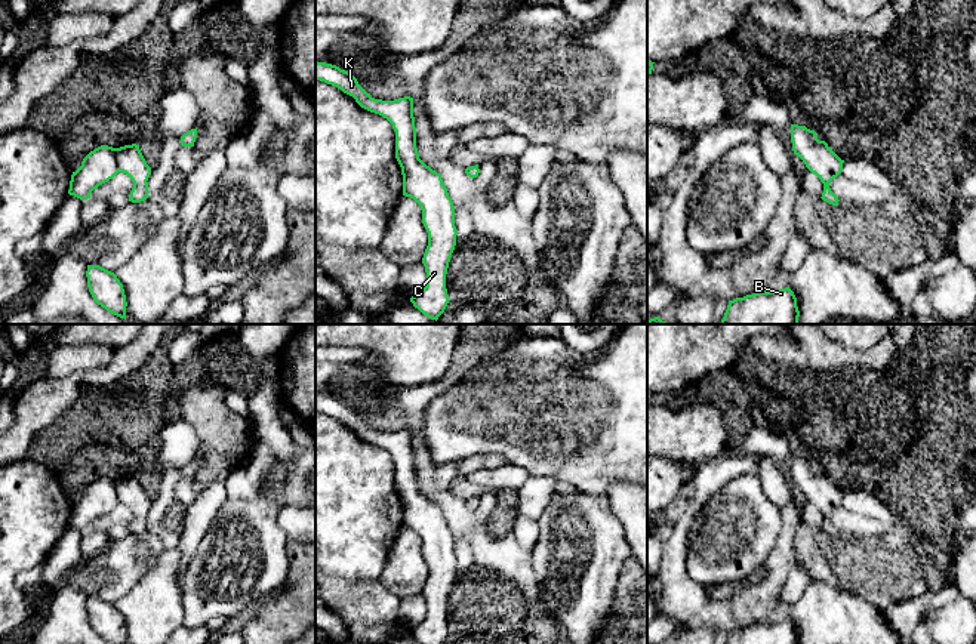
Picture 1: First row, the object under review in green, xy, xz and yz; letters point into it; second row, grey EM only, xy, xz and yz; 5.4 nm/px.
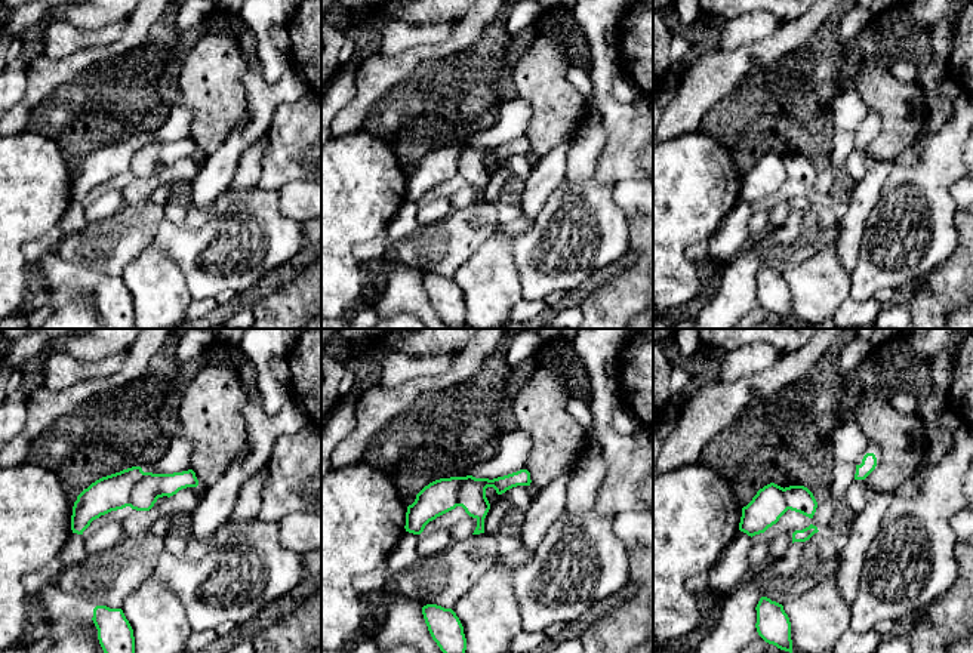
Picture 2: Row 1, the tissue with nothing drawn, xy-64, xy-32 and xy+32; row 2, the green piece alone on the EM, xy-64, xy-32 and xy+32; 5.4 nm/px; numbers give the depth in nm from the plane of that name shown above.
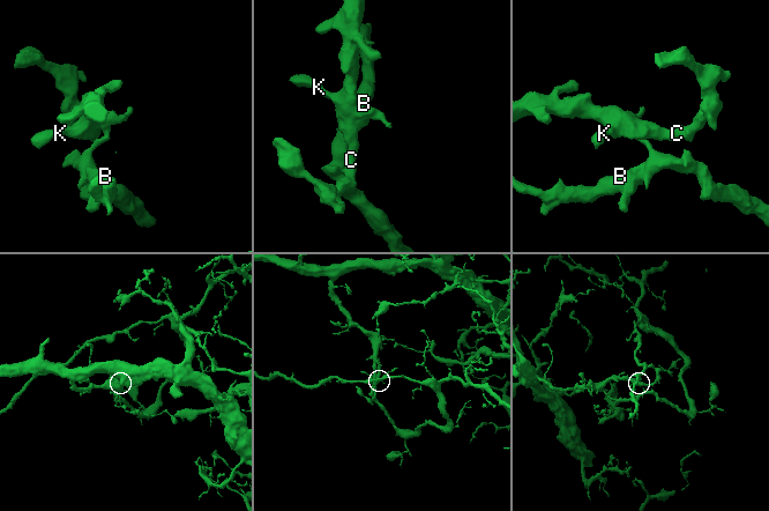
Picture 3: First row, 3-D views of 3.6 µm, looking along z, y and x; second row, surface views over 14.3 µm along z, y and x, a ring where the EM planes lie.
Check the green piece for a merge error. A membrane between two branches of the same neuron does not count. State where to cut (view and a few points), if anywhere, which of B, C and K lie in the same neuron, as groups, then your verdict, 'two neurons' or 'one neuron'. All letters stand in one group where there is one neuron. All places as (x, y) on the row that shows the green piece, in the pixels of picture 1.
cut in xy along (134, 181), (145, 182); B / C K; two neurons

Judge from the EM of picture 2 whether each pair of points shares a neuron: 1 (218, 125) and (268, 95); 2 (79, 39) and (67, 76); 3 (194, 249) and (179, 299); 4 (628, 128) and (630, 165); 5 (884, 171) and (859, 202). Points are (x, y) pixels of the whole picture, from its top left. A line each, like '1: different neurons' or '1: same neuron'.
1: different neurons
2: different neurons
3: different neurons
4: same neuron
5: same neuron

